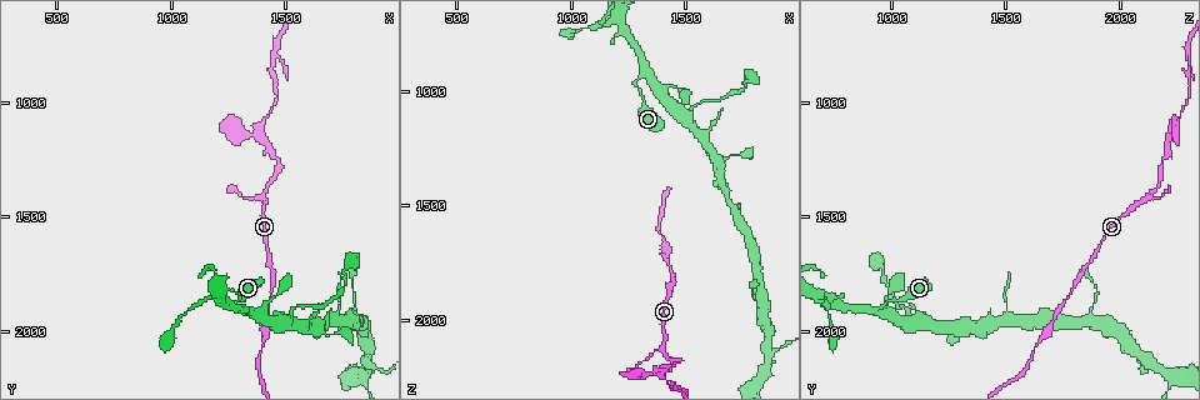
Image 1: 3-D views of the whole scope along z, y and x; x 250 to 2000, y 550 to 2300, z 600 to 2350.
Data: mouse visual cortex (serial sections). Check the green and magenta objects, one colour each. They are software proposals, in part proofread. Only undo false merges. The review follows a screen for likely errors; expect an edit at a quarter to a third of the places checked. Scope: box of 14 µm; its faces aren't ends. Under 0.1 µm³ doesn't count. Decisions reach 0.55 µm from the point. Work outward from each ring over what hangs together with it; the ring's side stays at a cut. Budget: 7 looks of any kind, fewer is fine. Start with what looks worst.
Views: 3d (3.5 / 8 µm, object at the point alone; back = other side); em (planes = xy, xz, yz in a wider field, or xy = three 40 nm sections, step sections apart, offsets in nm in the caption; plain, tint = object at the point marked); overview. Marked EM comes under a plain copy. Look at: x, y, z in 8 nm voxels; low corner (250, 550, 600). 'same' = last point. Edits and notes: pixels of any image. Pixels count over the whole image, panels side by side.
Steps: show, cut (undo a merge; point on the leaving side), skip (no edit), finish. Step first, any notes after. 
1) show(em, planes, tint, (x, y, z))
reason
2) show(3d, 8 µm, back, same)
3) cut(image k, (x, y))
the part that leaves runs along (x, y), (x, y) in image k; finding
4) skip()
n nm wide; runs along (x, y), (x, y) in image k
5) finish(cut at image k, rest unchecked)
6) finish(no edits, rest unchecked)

show(3d, 3.5 µm, (1390, 1130, 2230))
three-way junction

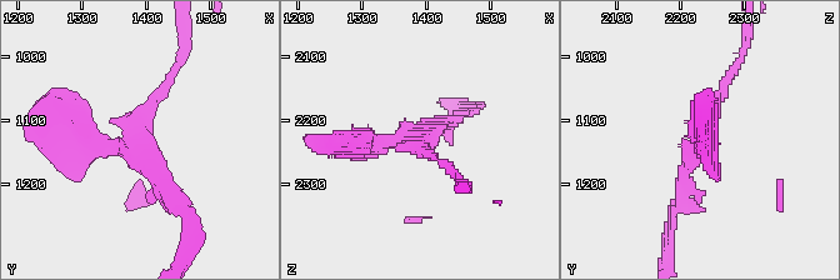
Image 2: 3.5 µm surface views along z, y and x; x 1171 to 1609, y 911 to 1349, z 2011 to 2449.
show(em, xy, step 1, tint, (1395, 1135, 2235))
3 arms; arms of 150, 200, 300 nm; now the EM

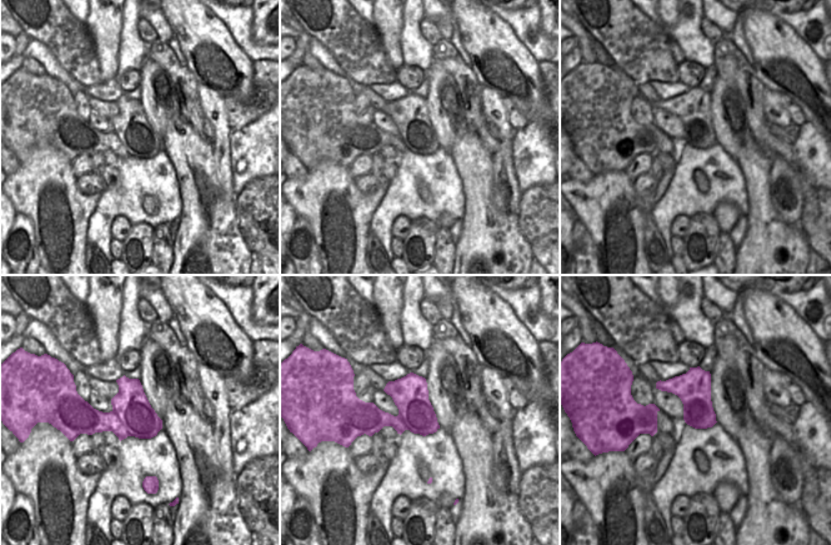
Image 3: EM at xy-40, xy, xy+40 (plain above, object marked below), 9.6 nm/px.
cut(image 2, (73, 125))
two cells meet here

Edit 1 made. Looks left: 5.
show(3d, 8 µm, (1310, 1910, 920))
abrupt turn

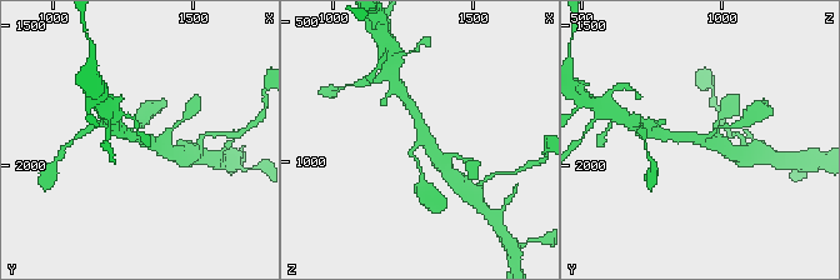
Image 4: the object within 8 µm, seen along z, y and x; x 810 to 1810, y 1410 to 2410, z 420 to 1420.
show(3d, 3.5 µm, (1310, 1900, 930))
closer look

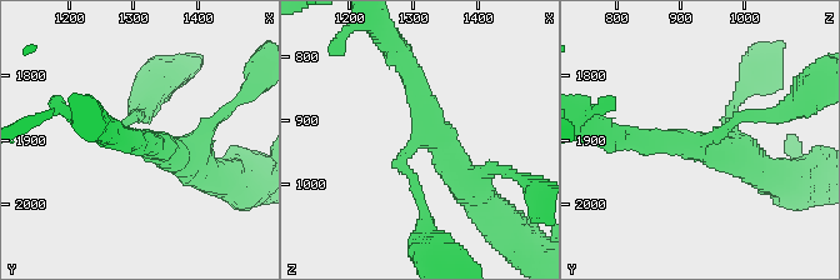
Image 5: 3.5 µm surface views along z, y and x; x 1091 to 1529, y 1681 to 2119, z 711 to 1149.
show(em, xy, step 2, tint, (1315, 1905, 925))
3 arms; arms of 150, 300, 450 nm

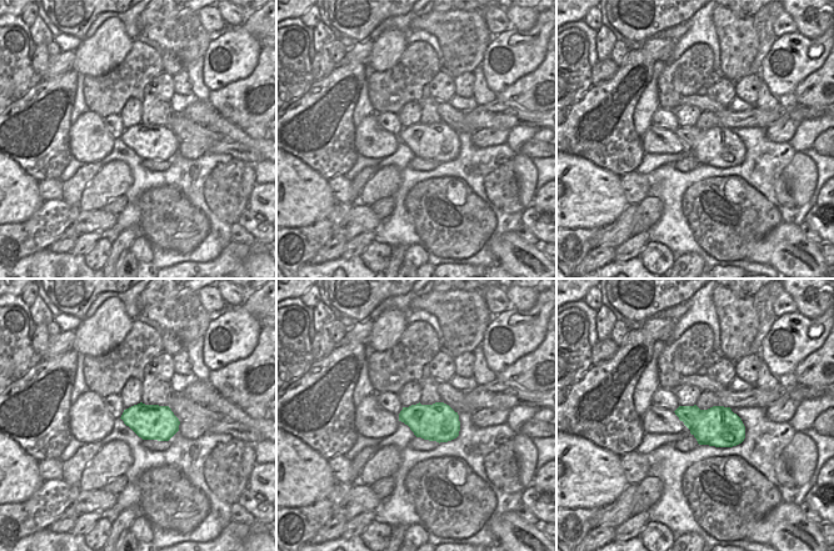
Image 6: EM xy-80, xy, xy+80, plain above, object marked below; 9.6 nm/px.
skip()
one cell here

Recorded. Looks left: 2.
show(3d, 3.5 µm, (1500, 1960, 1120))
branch point

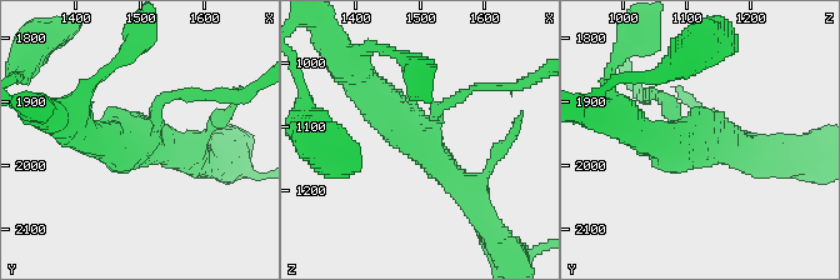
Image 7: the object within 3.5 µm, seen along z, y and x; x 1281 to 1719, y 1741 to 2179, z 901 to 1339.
show(em, xy, step 5, tint, (1500, 1955, 1130))
3 arms; arms of 200, 400, 450 nm; now the EM

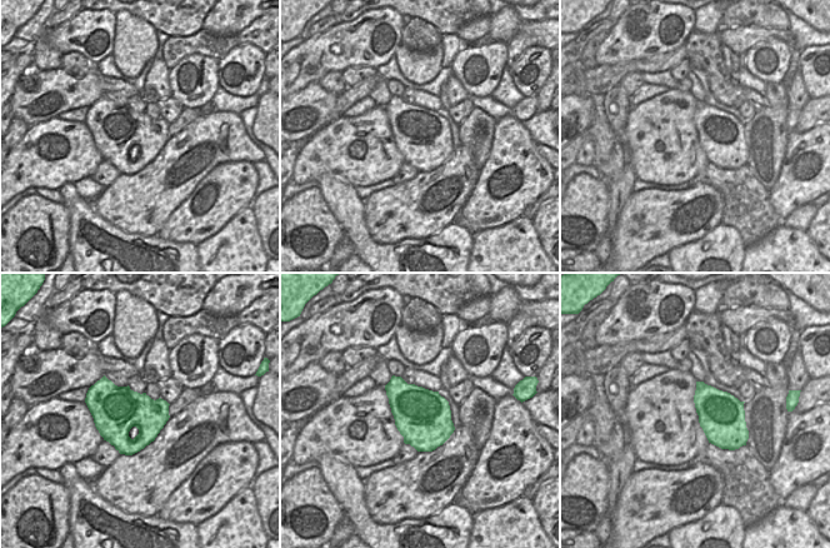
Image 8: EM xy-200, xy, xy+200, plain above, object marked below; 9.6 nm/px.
skip()
one cell here

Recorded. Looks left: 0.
finish(cut at image 2, rest unchecked)

